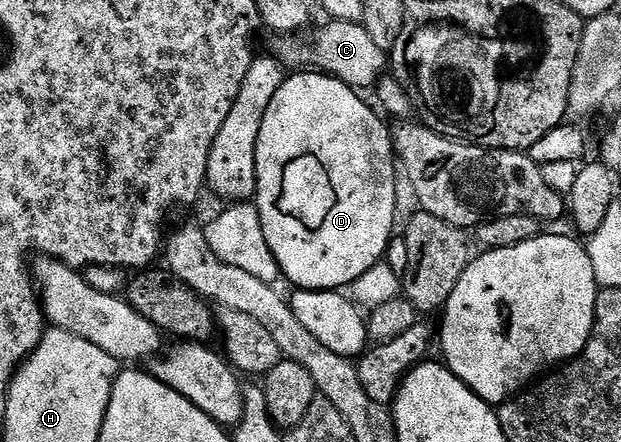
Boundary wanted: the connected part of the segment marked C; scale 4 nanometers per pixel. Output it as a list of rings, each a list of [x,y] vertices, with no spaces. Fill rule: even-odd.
[[[329,21],[314,43],[308,43],[305,37],[282,35],[274,38],[272,58],[285,69],[316,69],[318,72],[342,79],[348,87],[376,88],[377,80],[386,74],[385,59],[387,52],[379,49],[364,25],[357,21]]]

